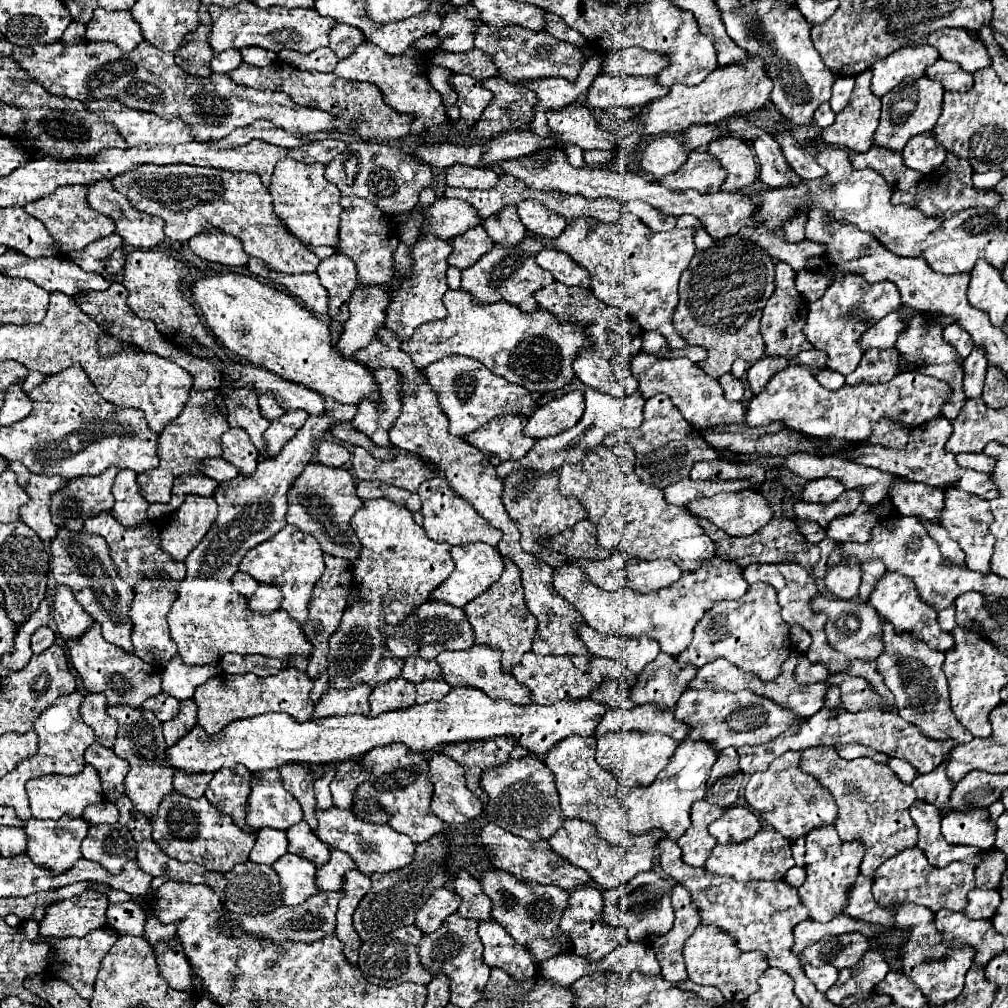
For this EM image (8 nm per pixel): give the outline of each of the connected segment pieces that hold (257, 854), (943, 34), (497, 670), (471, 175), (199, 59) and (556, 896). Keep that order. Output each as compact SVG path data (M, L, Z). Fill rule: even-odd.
M262 828L256 836L256 844L250 852L250 860L258 864L274 864L286 852L288 840L284 830Z
M958 28L936 30L920 38L912 46L922 46L922 44L934 46L942 60L958 62L966 72L976 72L992 64L986 46L978 38L972 38L966 30L958 30Z
M474 644L472 648L460 650L460 652L440 652L436 656L436 662L442 668L444 680L452 686L478 688L486 696L490 696L492 700L510 700L510 702L516 702L516 704L528 704L530 702L528 688L520 686L512 674L504 672L504 668L500 664L500 652L492 646Z
M450 166L446 168L446 184L456 188L494 188L498 182L498 174L486 168L470 168L470 166Z
M202 18L202 26L188 34L188 42L186 46L182 46L180 52L176 52L176 64L192 76L210 76L210 60L214 58L214 52L208 44L208 34L212 30L210 20Z
M488 868L480 872L480 884L484 894L490 896L492 900L492 918L498 924L502 924L506 932L522 946L526 946L530 940L538 936L548 940L560 938L570 942L570 936L564 936L558 928L560 916L568 906L568 892L564 892L562 888L518 880L514 874L508 874L506 870L500 870L500 868Z

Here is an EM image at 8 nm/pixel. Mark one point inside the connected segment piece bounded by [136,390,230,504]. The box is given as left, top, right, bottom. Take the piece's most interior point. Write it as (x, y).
(195, 435)

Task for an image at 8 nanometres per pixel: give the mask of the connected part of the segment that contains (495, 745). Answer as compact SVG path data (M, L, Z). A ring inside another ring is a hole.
M488 738L488 742L460 742L460 746L442 746L442 752L464 768L466 786L486 804L486 796L480 790L480 774L490 766L508 762L514 746L514 738Z

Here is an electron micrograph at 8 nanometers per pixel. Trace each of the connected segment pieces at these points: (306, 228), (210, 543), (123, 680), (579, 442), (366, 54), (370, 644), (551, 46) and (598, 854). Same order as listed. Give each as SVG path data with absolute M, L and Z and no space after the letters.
M280 160L274 168L268 192L274 198L274 212L292 234L312 246L338 246L338 220L342 214L340 190L324 178L324 164L302 164L296 160Z
M324 398L328 406L326 416L310 416L302 430L284 446L280 456L270 460L260 460L252 476L236 476L234 480L218 484L214 500L218 502L218 516L208 530L206 538L188 554L186 576L178 588L178 598L168 612L170 638L178 646L178 654L186 664L216 664L224 654L262 654L278 658L284 664L292 662L296 656L310 658L312 644L302 634L296 620L288 618L284 610L274 614L252 614L248 610L248 598L236 594L230 578L244 554L270 540L286 524L286 494L294 478L312 460L314 448L330 432L334 422L350 422L358 406L340 404L332 398Z
M92 622L88 632L74 640L66 640L70 662L78 676L82 678L82 684L88 692L100 692L108 698L108 706L118 706L118 704L128 704L132 708L140 708L144 700L156 696L162 692L162 680L160 674L154 666L146 664L144 660L126 654L122 648L106 642L100 634L100 626Z
M578 378L572 380L572 384L564 386L560 389L564 393L574 390L582 390L584 394L584 400L586 400L586 410L584 410L584 416L580 418L580 422L562 432L562 434L556 434L556 436L548 436L548 438L542 438L542 440L536 440L532 450L522 458L522 460L512 460L512 462L504 462L500 464L496 470L500 474L500 478L506 478L510 472L518 470L518 468L532 468L532 470L540 470L542 474L544 472L552 472L552 470L560 470L560 466L564 462L578 462L580 458L584 458L584 452L602 444L604 436L610 434L610 432L616 432L616 430L622 430L622 428L638 428L642 424L642 408L644 408L644 398L642 394L636 390L634 394L626 396L626 398L614 398L614 396L608 396L608 394L600 394L588 386L584 386Z
M362 42L348 58L338 62L334 72L344 80L360 80L360 82L376 84L382 90L384 102L392 110L406 112L406 114L414 116L414 122L410 126L410 134L424 132L424 130L448 120L448 116L444 112L442 96L430 86L428 78L424 74L420 74L420 66L418 66L416 54L412 50L406 50L404 54L398 54L398 56L390 56L384 50L380 50L376 44Z
M366 500L364 506L352 516L350 528L356 532L362 548L354 562L354 582L360 586L360 594L364 594L364 602L358 602L356 606L348 606L344 610L344 616L340 620L340 630L330 638L330 650L328 650L328 678L330 688L346 690L358 684L368 684L370 688L376 688L392 678L398 678L402 672L402 658L390 656L384 644L382 630L384 626L396 626L402 622L412 610L416 610L420 604L424 604L430 598L430 592L438 588L454 570L454 562L450 558L450 544L446 542L434 542L426 536L424 528L418 526L412 518L412 514L392 502L392 500Z
M486 22L478 24L474 48L492 54L494 64L500 70L500 76L508 80L510 84L520 84L526 80L536 78L550 78L550 76L562 76L568 82L574 82L578 78L580 68L584 66L586 58L582 54L582 48L574 48L568 42L560 42L548 32L532 32L520 26L506 26L506 28L494 28Z
M566 818L562 828L556 830L556 834L548 840L548 848L552 852L556 852L558 856L568 858L574 866L586 870L600 890L614 890L614 888L628 884L630 878L634 878L636 874L654 870L656 842L658 842L658 838L654 838L652 834L646 834L646 836L638 836L638 840L634 840L626 846L610 844L610 842L604 842L602 838L596 838L596 828L590 822Z

